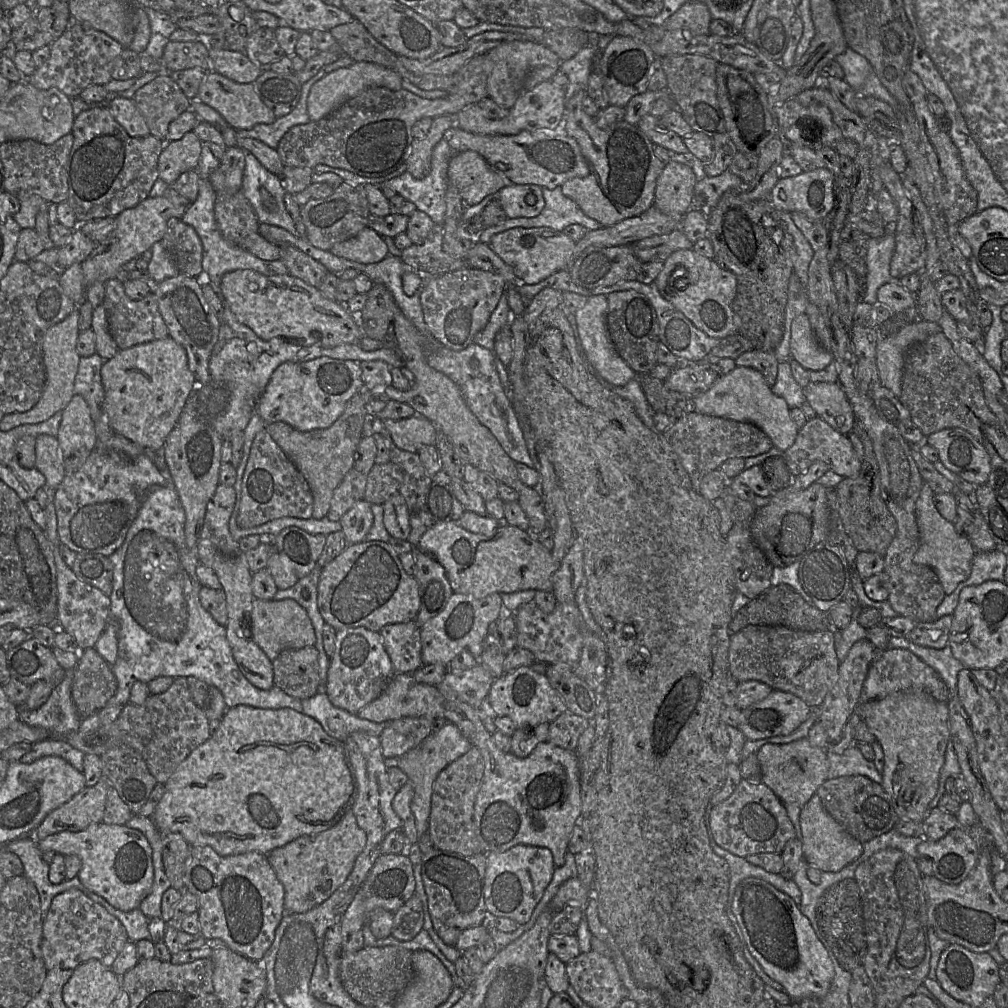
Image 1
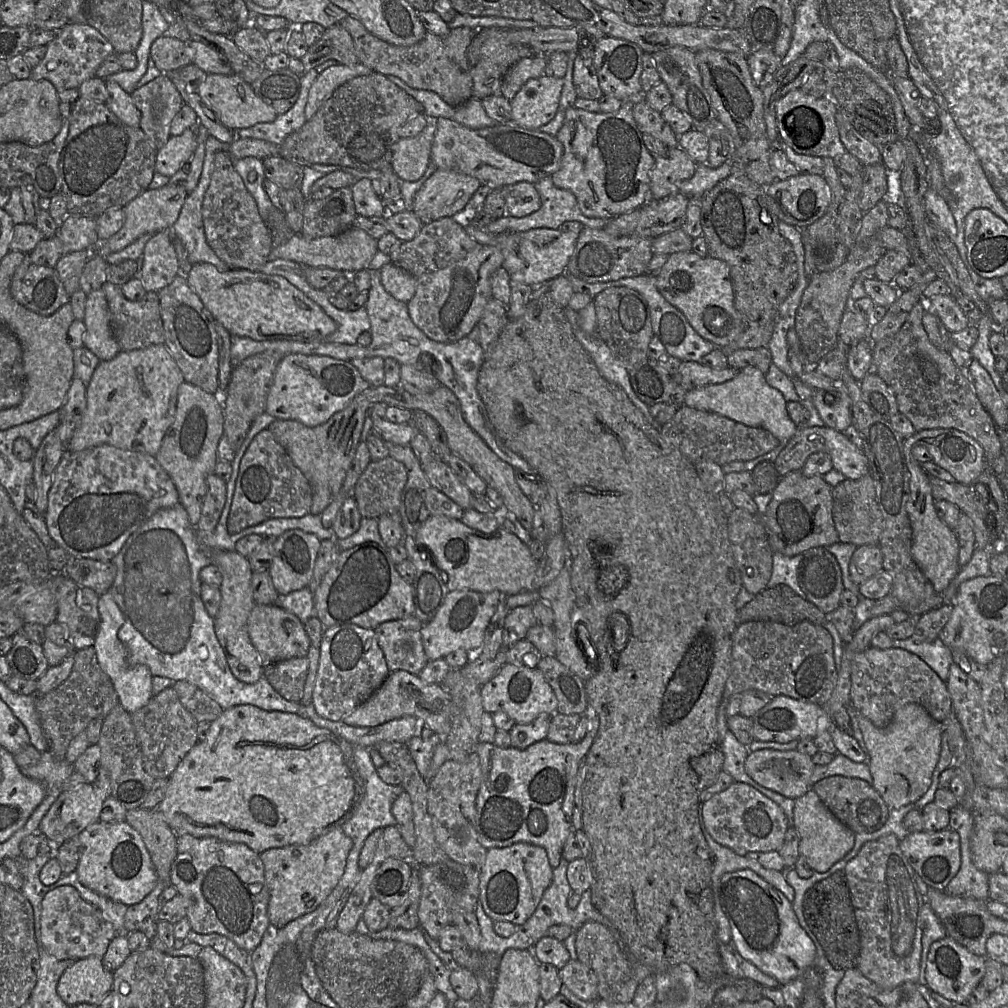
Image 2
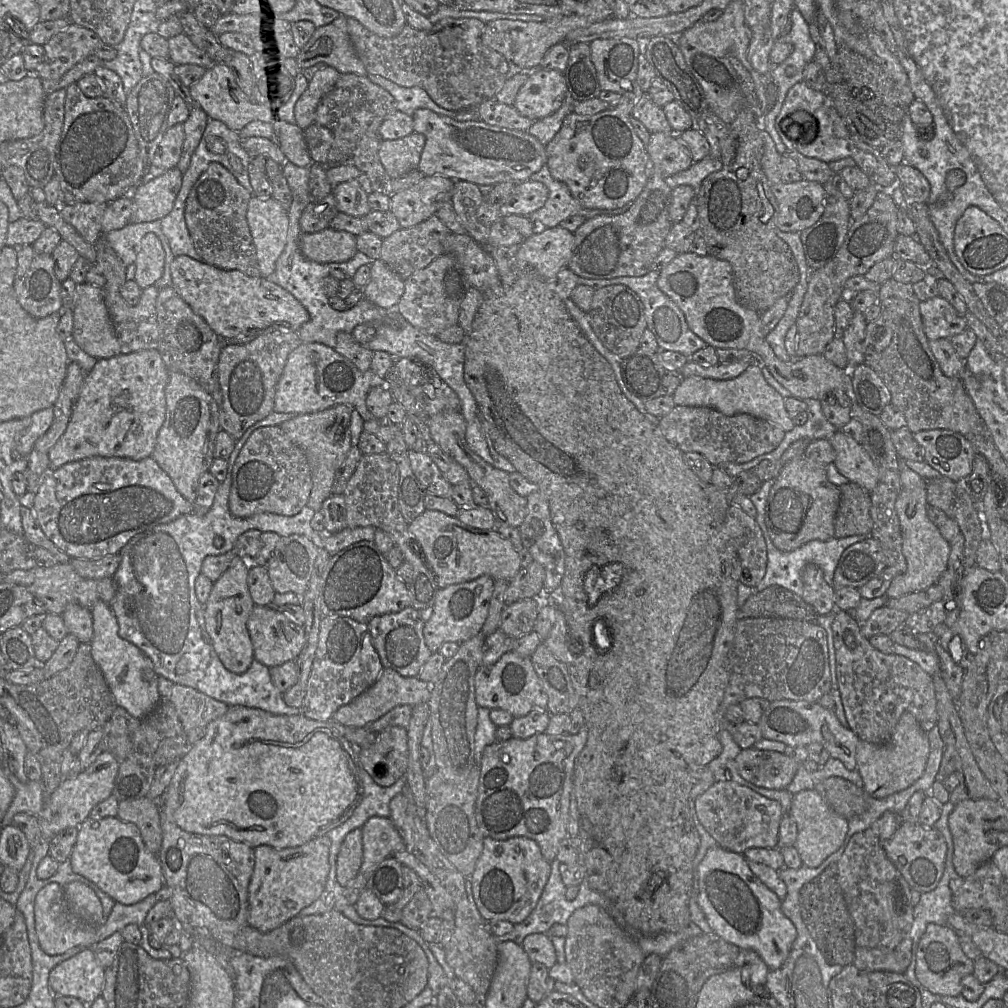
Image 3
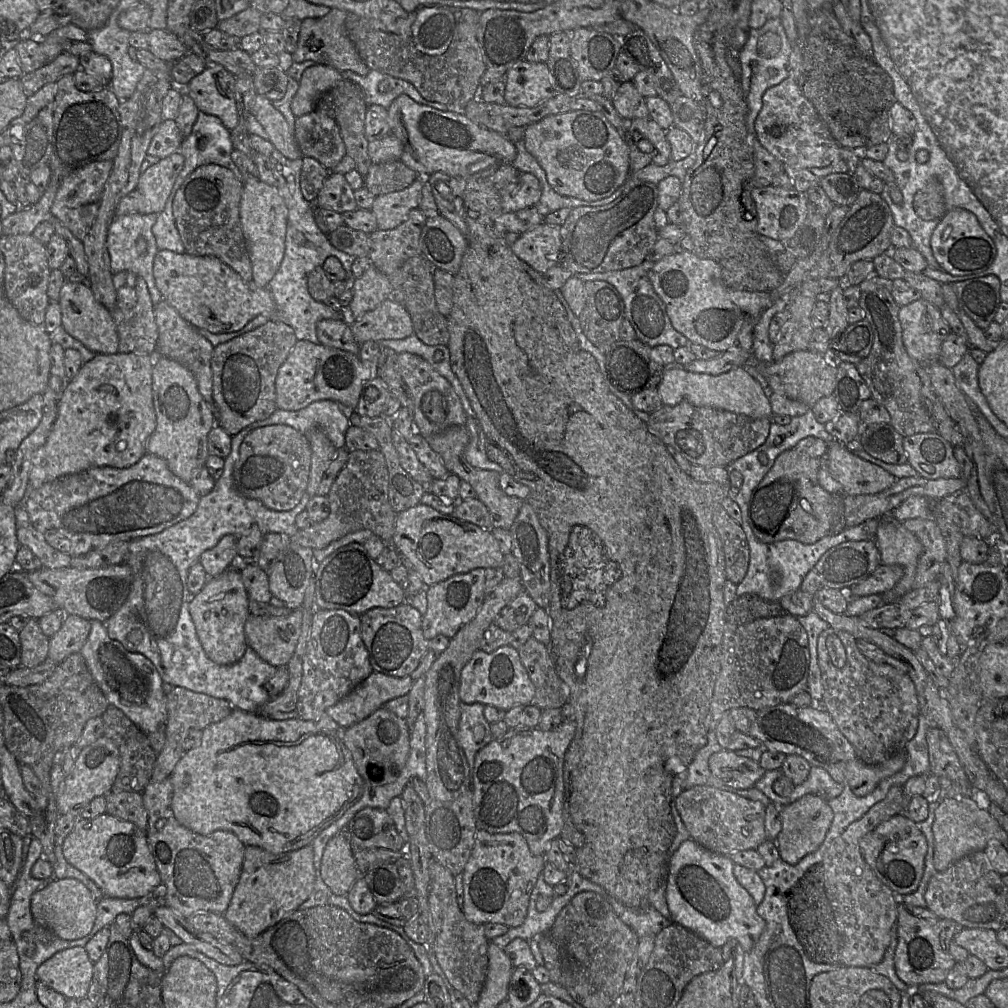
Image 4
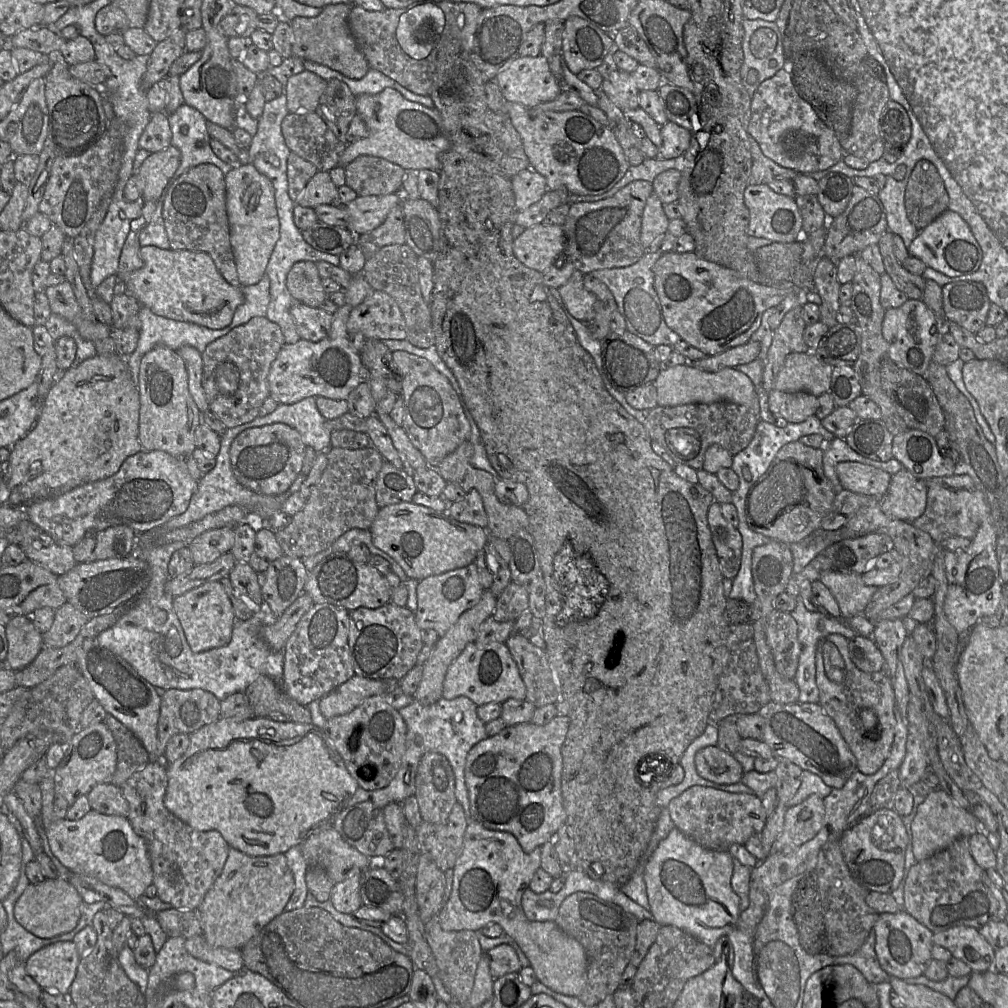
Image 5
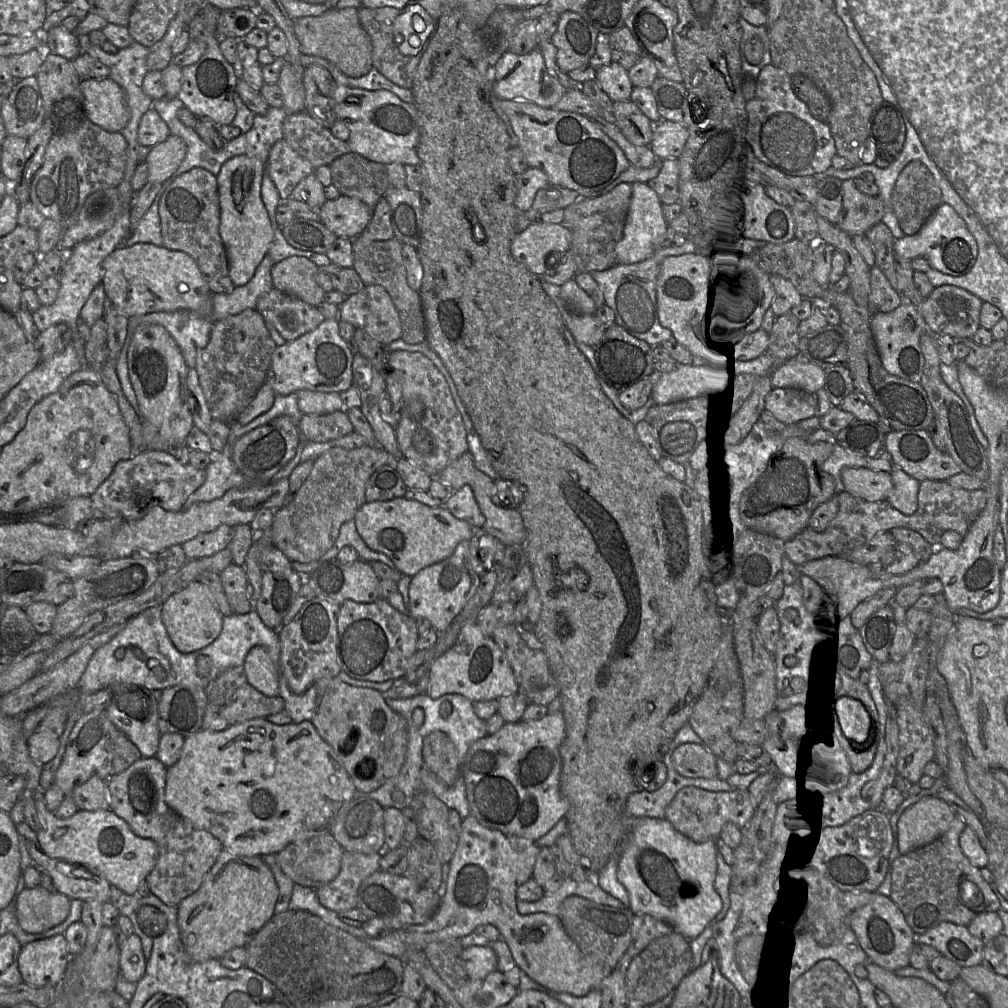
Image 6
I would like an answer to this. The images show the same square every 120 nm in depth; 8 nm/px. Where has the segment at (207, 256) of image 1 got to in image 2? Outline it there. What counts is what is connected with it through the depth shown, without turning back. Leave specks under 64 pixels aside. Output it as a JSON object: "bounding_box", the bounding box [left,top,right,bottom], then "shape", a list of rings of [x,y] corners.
{"bounding_box":[171,135,238,271],"shape":[[[212,135],[207,136],[206,141],[205,141],[205,156],[204,156],[204,161],[203,161],[203,169],[201,172],[199,183],[192,192],[188,193],[187,197],[185,199],[185,202],[181,208],[181,211],[180,211],[177,221],[171,227],[171,230],[173,230],[175,232],[176,236],[182,241],[183,245],[185,246],[185,248],[188,252],[188,259],[191,262],[191,264],[210,263],[210,264],[214,265],[220,271],[229,271],[229,270],[238,270],[238,269],[230,269],[229,266],[216,255],[216,253],[213,251],[213,249],[207,243],[207,240],[205,237],[205,231],[204,231],[203,218],[202,218],[202,204],[203,204],[204,195],[209,187],[211,173],[212,173],[212,164],[214,161],[215,153],[218,151],[221,151],[221,150],[229,152],[229,146],[230,146],[230,144],[221,142],[217,138],[213,137]]]}

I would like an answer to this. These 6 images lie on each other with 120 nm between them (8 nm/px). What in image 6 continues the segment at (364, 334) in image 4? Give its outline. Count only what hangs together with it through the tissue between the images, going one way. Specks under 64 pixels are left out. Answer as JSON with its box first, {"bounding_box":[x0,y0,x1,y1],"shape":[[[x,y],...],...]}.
{"bounding_box":[338,285,402,346],"shape":[[[365,285],[358,293],[346,296],[338,319],[365,330],[385,346],[402,337],[398,311],[380,285]]]}

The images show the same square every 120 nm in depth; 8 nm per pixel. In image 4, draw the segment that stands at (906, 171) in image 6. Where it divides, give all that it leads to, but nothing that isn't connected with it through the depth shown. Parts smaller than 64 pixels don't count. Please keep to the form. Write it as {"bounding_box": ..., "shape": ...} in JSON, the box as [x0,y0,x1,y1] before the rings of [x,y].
{"bounding_box":[913,177,944,220],"shape":[[[936,177],[929,178],[915,193],[913,208],[923,220],[941,220],[944,216],[944,190]]]}

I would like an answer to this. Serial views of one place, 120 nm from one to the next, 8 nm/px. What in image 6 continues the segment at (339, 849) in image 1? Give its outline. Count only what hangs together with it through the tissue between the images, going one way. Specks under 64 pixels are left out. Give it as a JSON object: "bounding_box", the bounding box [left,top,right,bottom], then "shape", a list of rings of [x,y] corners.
{"bounding_box":[177,849,279,962],"shape":[[[223,849],[200,887],[177,906],[177,924],[184,950],[193,962],[219,959],[234,947],[245,947],[275,914],[279,890],[260,856],[239,856]]]}

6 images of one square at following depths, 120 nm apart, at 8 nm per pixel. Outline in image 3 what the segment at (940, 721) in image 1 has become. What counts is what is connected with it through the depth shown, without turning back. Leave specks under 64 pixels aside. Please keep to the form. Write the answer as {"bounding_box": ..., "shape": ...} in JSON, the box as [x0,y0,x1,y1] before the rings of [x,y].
{"bounding_box":[856,711,930,798],"shape":[[[906,711],[901,715],[887,742],[874,744],[859,740],[856,769],[863,780],[862,788],[869,796],[885,798],[908,788],[922,776],[930,752],[927,733],[922,730],[915,716]]]}

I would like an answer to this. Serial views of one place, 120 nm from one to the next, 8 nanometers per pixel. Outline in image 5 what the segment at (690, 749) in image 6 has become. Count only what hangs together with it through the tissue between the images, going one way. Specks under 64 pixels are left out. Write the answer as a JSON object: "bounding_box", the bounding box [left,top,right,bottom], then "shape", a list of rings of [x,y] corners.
{"bounding_box":[695,746,744,784],"shape":[[[707,746],[695,755],[697,773],[704,779],[717,784],[739,783],[744,774],[742,765],[733,754],[721,750],[717,746]]]}

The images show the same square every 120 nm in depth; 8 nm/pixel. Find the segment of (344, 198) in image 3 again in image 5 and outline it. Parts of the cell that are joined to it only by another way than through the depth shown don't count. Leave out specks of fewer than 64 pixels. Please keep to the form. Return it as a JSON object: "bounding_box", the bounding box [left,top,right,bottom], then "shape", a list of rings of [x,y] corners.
{"bounding_box":[295,171,343,208],"shape":[[[317,171],[298,196],[295,204],[315,208],[318,205],[343,206],[338,187],[333,183],[329,172]]]}

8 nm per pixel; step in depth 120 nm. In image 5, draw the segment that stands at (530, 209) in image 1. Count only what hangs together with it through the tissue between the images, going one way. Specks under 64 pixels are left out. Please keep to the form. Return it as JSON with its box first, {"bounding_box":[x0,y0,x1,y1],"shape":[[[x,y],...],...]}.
{"bounding_box":[511,168,548,211],"shape":[[[531,168],[513,176],[511,185],[517,211],[523,211],[538,202],[548,190],[545,178]]]}

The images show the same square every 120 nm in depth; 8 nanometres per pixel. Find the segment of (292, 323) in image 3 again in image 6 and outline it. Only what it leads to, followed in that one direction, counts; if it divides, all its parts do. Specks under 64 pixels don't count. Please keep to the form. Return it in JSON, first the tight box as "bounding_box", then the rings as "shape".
{"bounding_box":[101,243,213,318],"shape":[[[137,243],[130,247],[116,248],[103,262],[105,275],[101,284],[112,306],[128,318],[154,312],[189,310],[208,318],[213,311],[212,292],[196,261],[182,251],[174,251],[151,243]]]}

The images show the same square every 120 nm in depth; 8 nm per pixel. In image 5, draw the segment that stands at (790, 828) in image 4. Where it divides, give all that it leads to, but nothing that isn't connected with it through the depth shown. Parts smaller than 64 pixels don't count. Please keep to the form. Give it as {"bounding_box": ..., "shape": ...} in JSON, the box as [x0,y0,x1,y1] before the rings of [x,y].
{"bounding_box":[773,794,824,853],"shape":[[[816,794],[788,807],[784,815],[783,830],[774,842],[773,850],[790,853],[812,839],[821,828],[824,814],[823,798]]]}

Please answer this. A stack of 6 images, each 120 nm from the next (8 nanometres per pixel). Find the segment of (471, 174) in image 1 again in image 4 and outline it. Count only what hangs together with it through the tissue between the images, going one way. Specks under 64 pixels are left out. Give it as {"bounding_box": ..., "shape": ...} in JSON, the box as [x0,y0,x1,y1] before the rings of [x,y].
{"bounding_box":[371,177,425,230],"shape":[[[417,177],[411,186],[376,196],[371,207],[378,230],[390,230],[407,220],[409,212],[418,208],[425,179]]]}

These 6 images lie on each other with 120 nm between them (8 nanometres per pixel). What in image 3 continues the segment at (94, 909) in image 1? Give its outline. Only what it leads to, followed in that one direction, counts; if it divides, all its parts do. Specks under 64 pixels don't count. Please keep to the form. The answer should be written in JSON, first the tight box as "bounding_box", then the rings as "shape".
{"bounding_box":[34,883,99,955],"shape":[[[58,883],[48,884],[37,893],[34,919],[39,945],[48,955],[63,954],[74,947],[92,948],[97,943],[96,932],[99,926],[83,922],[69,910],[63,887]]]}

